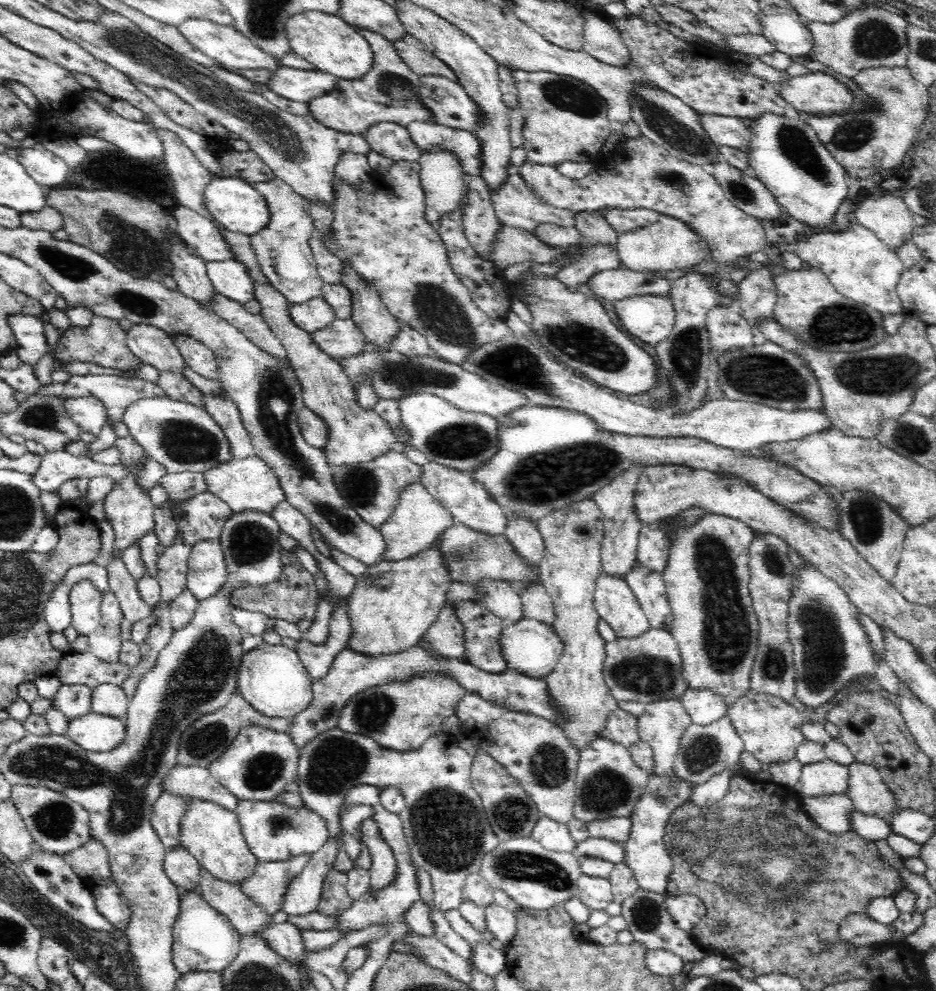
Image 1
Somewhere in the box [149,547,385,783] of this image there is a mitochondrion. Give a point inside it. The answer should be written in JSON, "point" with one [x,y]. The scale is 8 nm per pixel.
{"point":[200,742]}

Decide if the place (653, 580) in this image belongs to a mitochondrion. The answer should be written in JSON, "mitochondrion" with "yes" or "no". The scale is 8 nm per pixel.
{"mitochondrion":"no"}

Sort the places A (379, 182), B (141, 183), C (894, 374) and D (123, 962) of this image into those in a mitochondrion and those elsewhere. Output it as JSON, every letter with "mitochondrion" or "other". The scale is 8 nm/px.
{"A":"other","B":"other","C":"mitochondrion","D":"other"}

